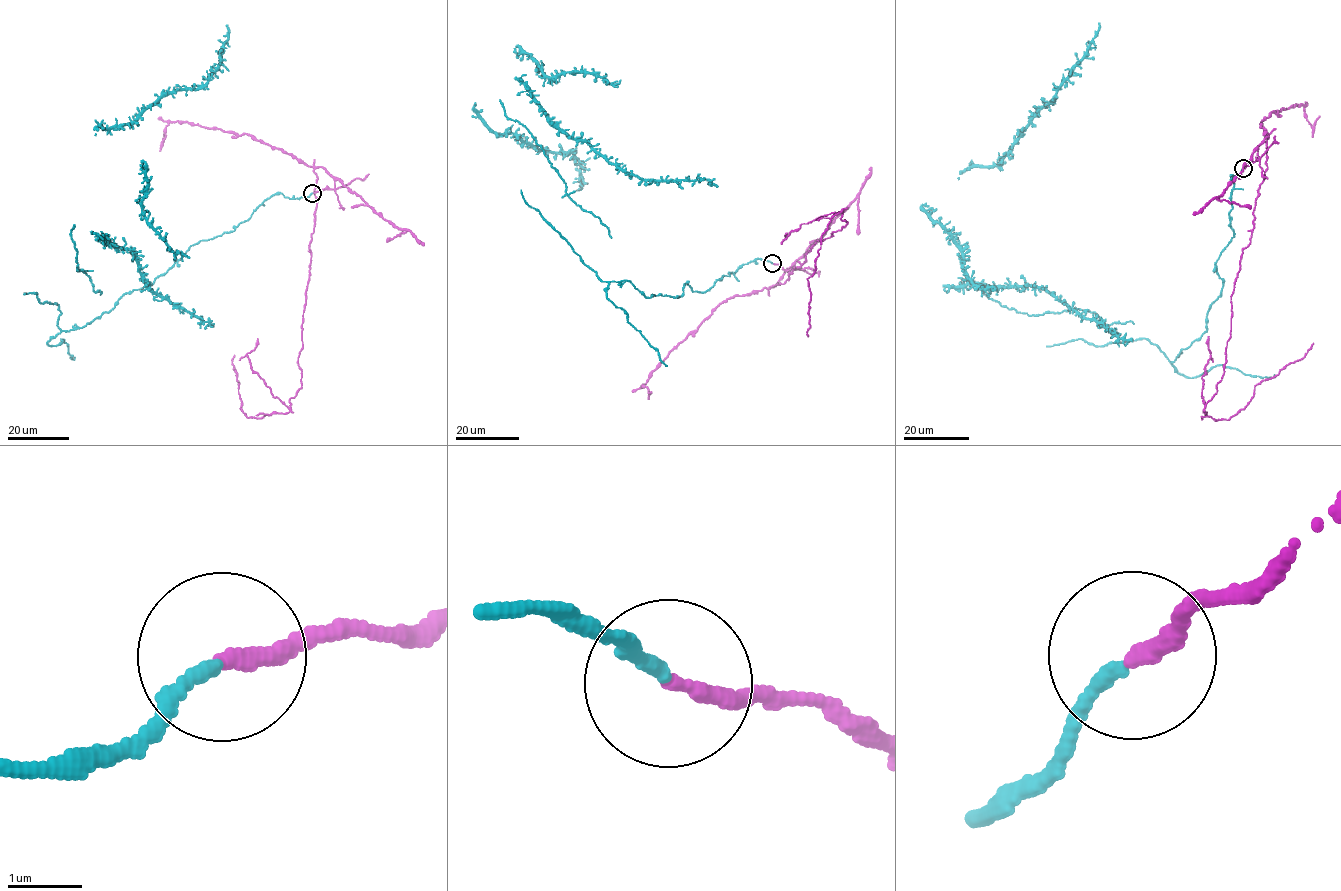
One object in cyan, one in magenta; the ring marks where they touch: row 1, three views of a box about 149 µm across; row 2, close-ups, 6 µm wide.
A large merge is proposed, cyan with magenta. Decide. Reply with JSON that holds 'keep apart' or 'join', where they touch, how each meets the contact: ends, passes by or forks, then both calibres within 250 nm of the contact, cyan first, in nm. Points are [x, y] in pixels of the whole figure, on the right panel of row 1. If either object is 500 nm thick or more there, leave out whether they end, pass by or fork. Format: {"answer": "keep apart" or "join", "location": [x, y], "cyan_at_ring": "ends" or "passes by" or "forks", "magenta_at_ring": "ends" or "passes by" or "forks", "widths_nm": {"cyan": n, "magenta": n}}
{"answer": "keep apart", "location": [1243, 168], "cyan_at_ring": "ends", "magenta_at_ring": "ends", "widths_nm": {"cyan": 170, "magenta": 200}}

